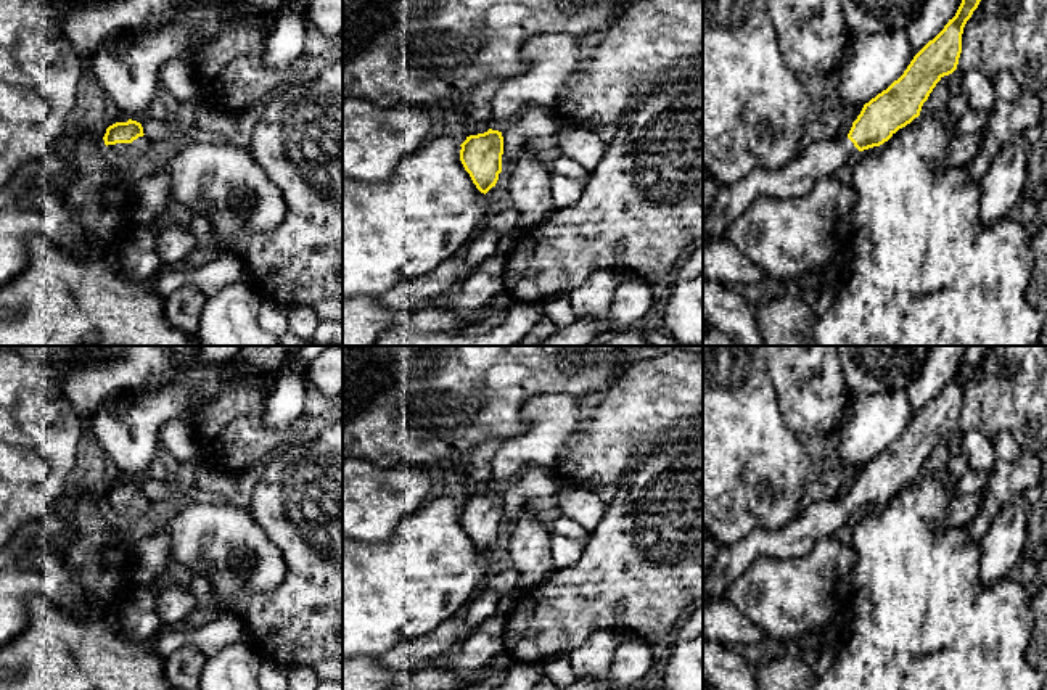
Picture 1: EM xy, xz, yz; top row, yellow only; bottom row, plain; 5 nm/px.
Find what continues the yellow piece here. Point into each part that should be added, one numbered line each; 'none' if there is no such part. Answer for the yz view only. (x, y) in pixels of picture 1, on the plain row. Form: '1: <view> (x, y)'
1: yz (822, 518)

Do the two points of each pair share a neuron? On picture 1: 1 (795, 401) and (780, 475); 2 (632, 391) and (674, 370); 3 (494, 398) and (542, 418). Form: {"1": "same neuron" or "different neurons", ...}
{"1": "different neurons", "2": "same neuron", "3": "different neurons"}

